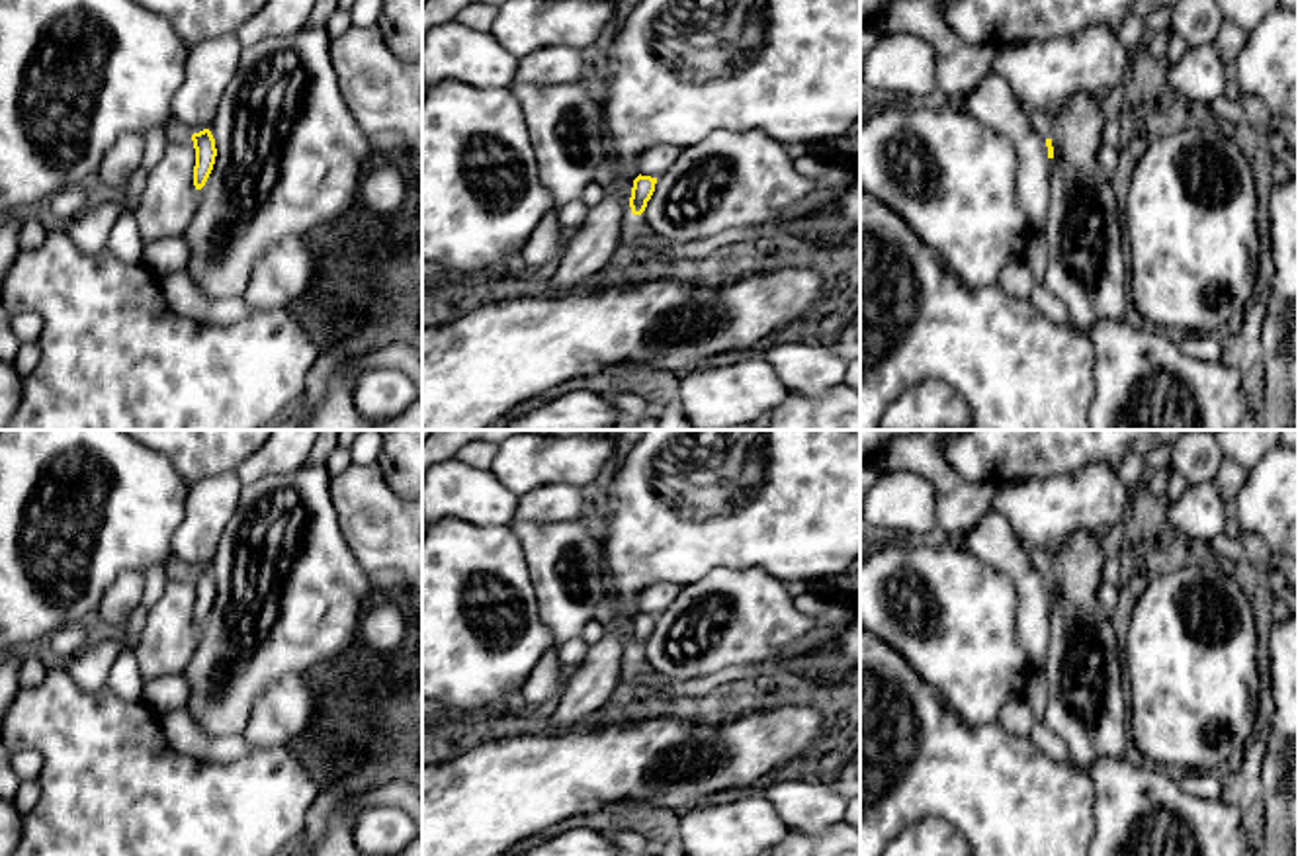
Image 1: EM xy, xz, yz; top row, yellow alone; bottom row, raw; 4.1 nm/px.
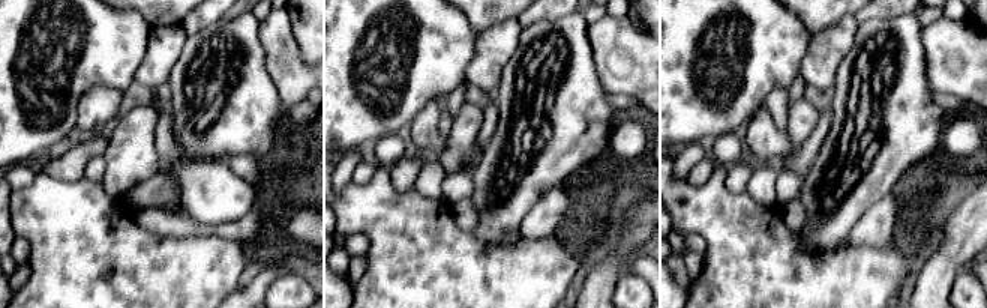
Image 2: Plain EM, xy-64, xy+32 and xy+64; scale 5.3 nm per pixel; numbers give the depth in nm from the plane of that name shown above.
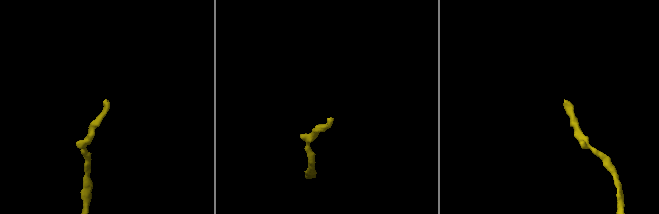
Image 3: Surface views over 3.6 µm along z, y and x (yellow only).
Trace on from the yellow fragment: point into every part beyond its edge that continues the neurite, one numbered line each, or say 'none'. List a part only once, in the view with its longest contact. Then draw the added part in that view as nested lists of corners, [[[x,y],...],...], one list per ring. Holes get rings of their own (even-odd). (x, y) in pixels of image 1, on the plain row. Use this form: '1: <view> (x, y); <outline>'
none

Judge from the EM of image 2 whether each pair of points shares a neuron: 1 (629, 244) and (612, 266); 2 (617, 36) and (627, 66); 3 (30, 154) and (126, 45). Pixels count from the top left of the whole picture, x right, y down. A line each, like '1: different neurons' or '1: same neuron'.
1: same neuron
2: same neuron
3: same neuron

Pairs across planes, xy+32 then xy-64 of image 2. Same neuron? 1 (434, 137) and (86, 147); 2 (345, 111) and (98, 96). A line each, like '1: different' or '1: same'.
1: different
2: different

